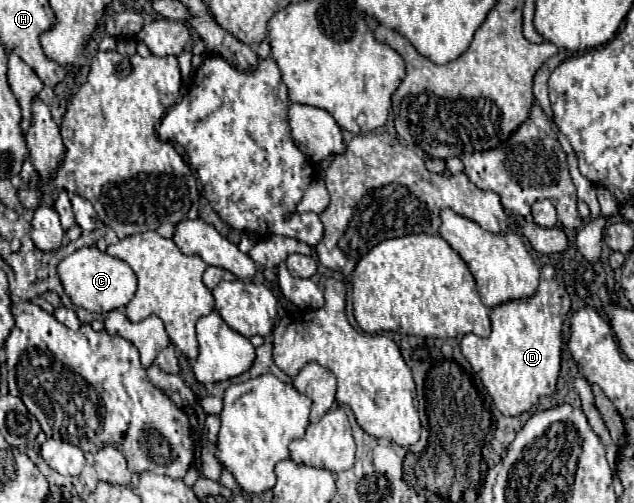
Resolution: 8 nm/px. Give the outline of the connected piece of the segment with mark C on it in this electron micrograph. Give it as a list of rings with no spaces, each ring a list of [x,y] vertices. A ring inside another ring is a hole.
[[[95,245],[81,247],[75,253],[67,255],[59,263],[59,277],[71,301],[95,313],[107,313],[111,309],[125,309],[125,305],[133,299],[137,291],[137,277],[133,269],[125,261],[99,251]]]

